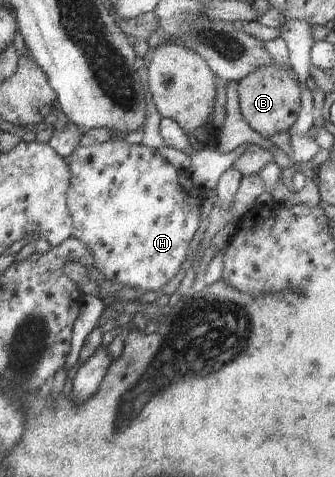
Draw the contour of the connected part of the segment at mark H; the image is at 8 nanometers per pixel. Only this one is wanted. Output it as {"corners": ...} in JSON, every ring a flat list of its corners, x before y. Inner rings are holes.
{"corners":[[115,137,106,143,80,146,66,160,71,168,67,200,73,218,72,237,90,248,96,269,104,278,139,288,146,298,162,294,161,288,181,272,194,236,201,234,205,221,200,219,200,210,207,199,206,192,195,184,188,169,181,171,172,166,158,152,157,144,148,141,136,145]]}

